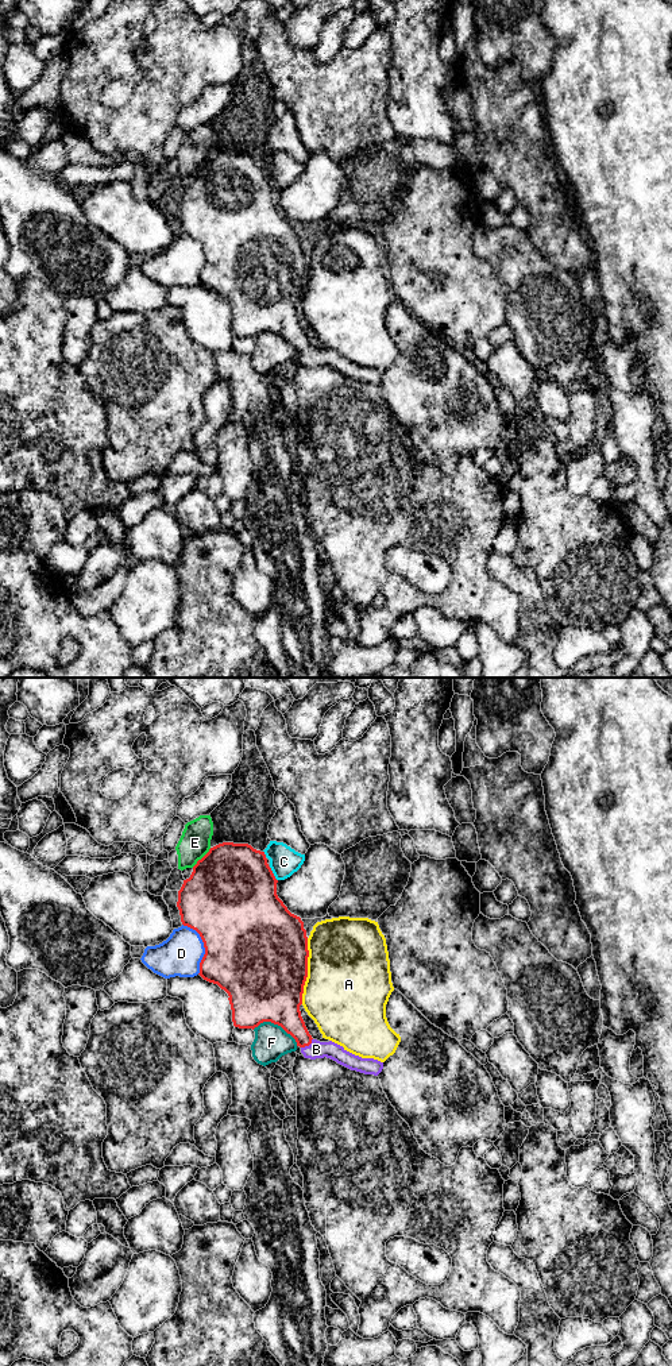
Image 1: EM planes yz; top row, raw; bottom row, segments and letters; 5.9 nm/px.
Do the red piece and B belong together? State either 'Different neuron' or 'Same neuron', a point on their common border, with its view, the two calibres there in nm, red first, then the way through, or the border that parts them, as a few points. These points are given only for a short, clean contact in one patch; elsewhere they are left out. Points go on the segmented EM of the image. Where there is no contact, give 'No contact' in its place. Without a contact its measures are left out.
Same neuron. Touches red at yz (308, 1045). Thickness 180 nm (red) against 100 nm. Path across: yz (284, 1011), (308, 1045), (316, 1049)

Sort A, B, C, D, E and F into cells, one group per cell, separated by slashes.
A / B / C / D / E / F

